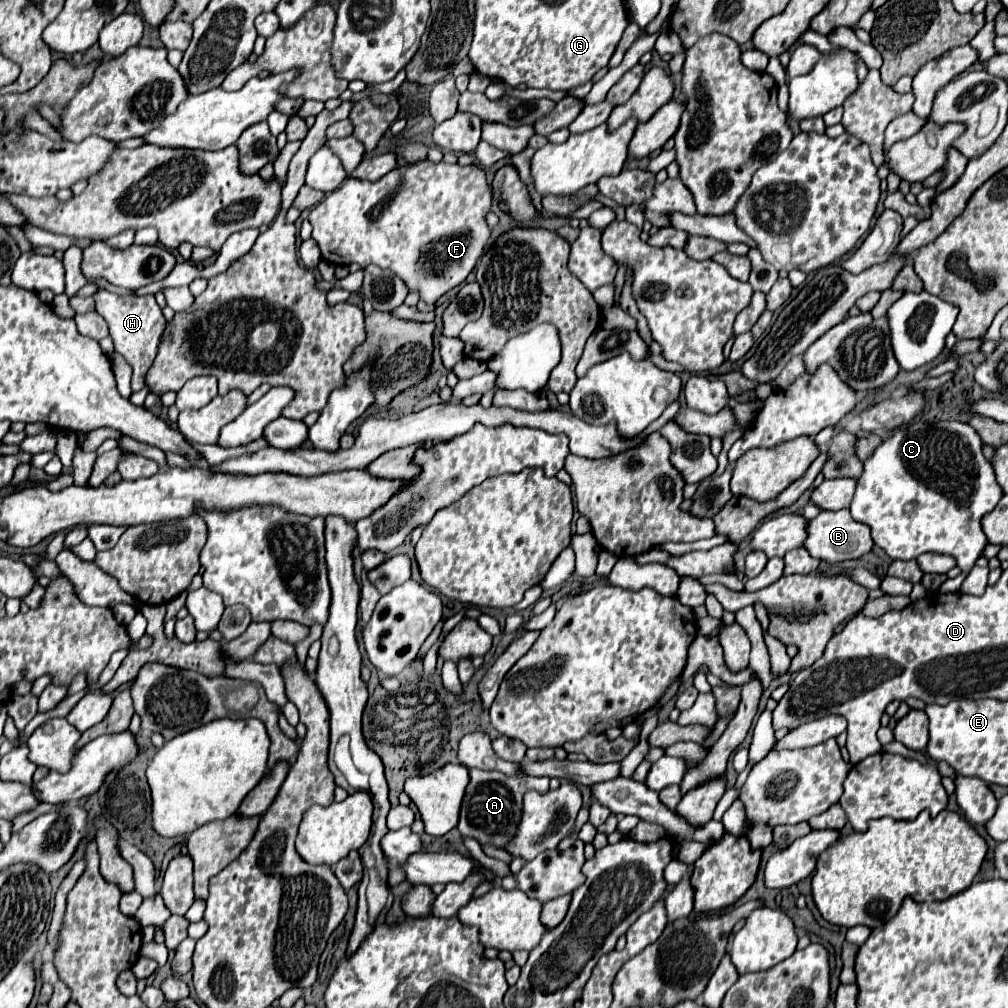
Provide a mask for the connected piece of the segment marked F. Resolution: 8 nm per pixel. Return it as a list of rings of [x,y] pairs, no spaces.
[[[425,159],[403,167],[395,167],[379,181],[347,177],[339,189],[327,193],[323,201],[311,209],[309,221],[313,225],[311,237],[317,241],[321,257],[325,261],[333,265],[359,263],[361,267],[375,263],[381,269],[397,273],[407,285],[409,293],[419,293],[419,301],[433,305],[449,289],[463,283],[467,275],[473,271],[477,259],[481,257],[491,237],[491,229],[487,225],[489,211],[491,187],[481,165],[449,165],[443,161],[433,163]]]

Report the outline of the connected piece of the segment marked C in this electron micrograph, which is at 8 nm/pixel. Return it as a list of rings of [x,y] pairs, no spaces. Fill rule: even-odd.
[[[915,421],[907,427],[899,427],[863,465],[863,475],[857,479],[855,497],[851,501],[851,515],[871,527],[871,535],[877,547],[881,547],[891,559],[915,559],[921,553],[945,553],[957,559],[957,567],[969,573],[985,547],[989,545],[981,529],[981,519],[1003,497],[1003,491],[995,479],[993,465],[983,455],[983,441],[977,431],[963,421]]]

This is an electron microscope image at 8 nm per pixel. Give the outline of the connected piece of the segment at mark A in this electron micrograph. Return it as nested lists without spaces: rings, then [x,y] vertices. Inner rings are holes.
[[[469,771],[471,781],[465,791],[465,799],[461,803],[461,819],[459,819],[459,833],[463,837],[473,837],[481,845],[495,845],[505,847],[517,835],[521,813],[523,813],[523,795],[531,789],[539,793],[549,791],[549,777],[531,777],[531,775],[515,775],[505,777],[499,771]]]

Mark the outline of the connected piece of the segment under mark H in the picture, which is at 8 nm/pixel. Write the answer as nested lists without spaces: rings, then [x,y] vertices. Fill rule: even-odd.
[[[99,289],[95,295],[95,311],[107,321],[111,339],[115,343],[115,351],[127,359],[127,363],[133,367],[133,379],[131,379],[131,389],[141,391],[145,387],[145,375],[151,369],[161,337],[165,333],[167,321],[161,313],[161,307],[155,301],[155,295],[145,295],[145,297],[117,297],[111,295],[105,289]]]

